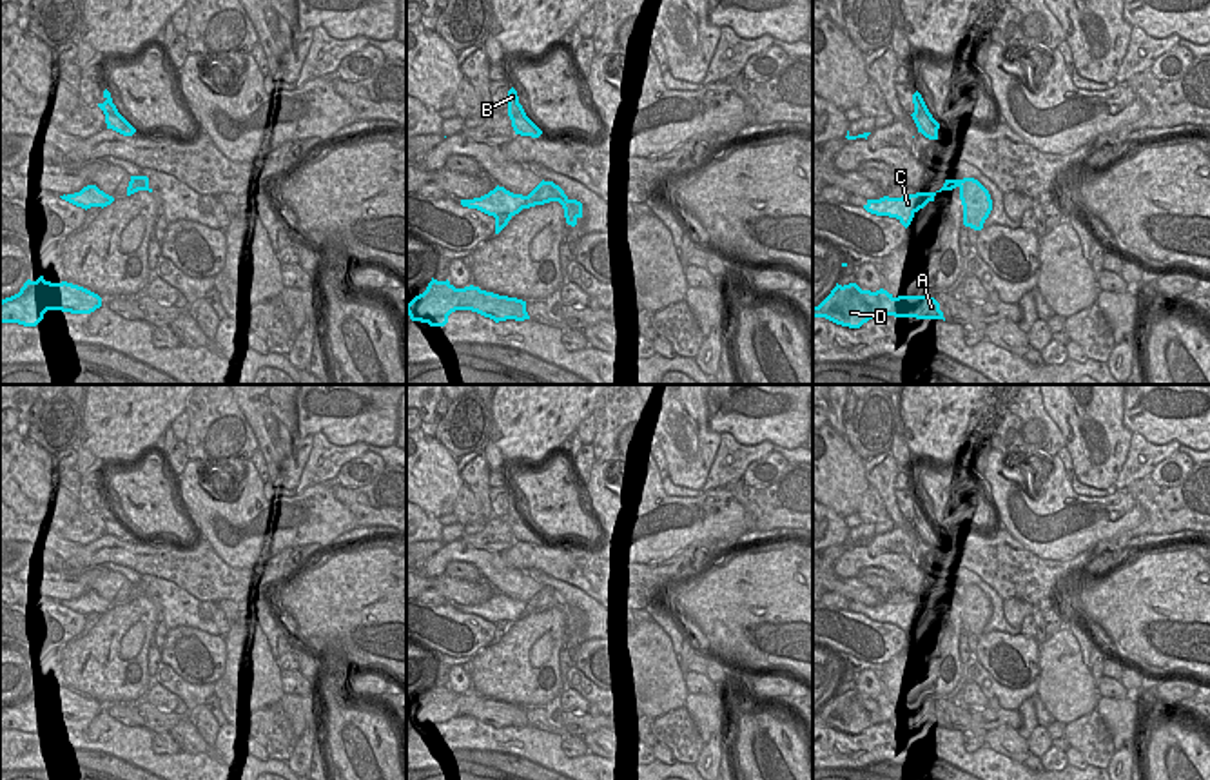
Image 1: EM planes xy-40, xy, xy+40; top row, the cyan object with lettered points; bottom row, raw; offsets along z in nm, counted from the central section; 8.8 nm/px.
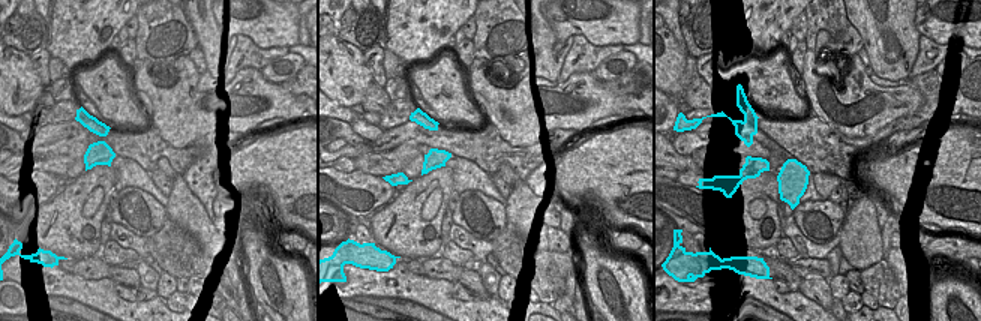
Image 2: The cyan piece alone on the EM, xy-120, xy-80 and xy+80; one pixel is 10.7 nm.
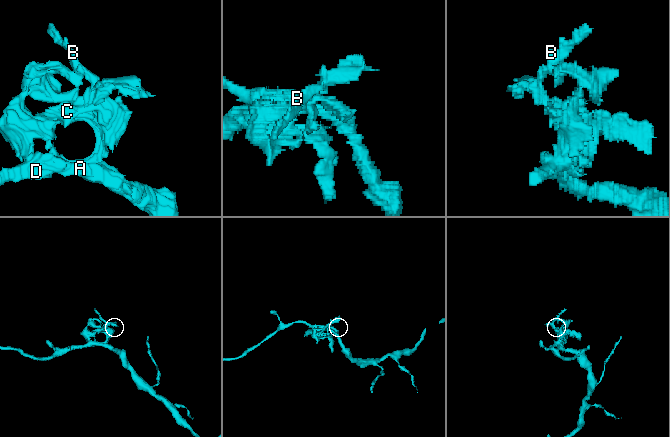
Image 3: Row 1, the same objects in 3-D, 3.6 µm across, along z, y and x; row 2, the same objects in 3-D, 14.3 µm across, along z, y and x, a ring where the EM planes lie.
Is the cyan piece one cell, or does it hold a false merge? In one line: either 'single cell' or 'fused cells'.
single cell

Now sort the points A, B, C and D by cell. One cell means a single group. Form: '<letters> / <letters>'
A B C D

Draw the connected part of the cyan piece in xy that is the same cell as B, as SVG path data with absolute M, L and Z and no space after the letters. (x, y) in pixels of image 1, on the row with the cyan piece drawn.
M513 87L508 91L508 116L515 134L532 138L539 138L542 134L542 131L526 116Z

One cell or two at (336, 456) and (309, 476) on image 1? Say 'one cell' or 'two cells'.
one cell

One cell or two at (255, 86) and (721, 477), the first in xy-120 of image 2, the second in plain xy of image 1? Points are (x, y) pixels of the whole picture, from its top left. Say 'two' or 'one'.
two

